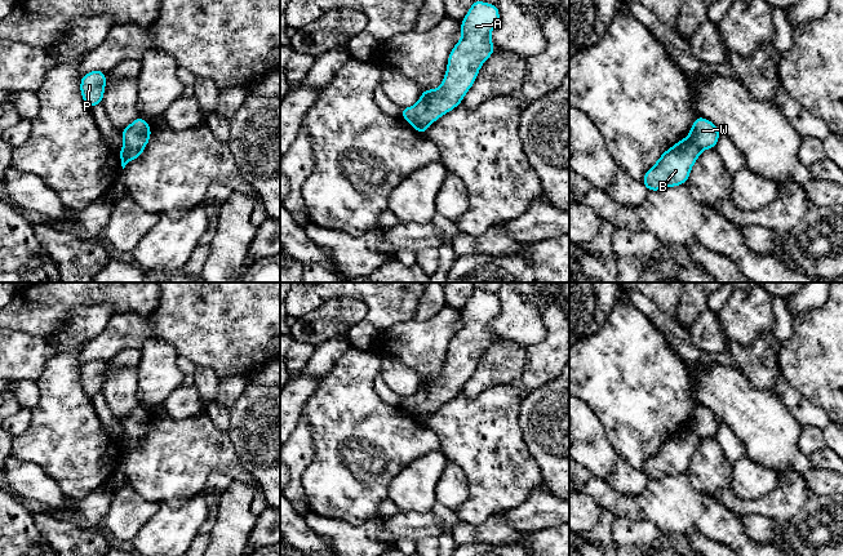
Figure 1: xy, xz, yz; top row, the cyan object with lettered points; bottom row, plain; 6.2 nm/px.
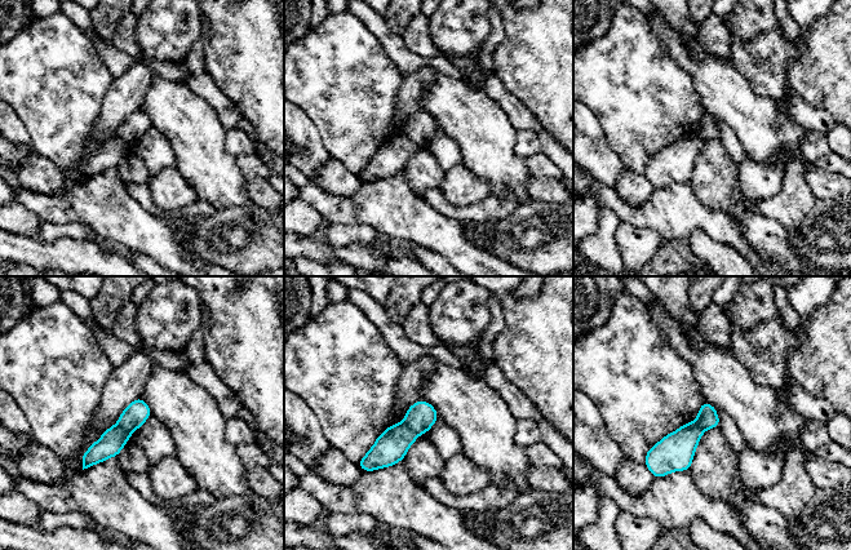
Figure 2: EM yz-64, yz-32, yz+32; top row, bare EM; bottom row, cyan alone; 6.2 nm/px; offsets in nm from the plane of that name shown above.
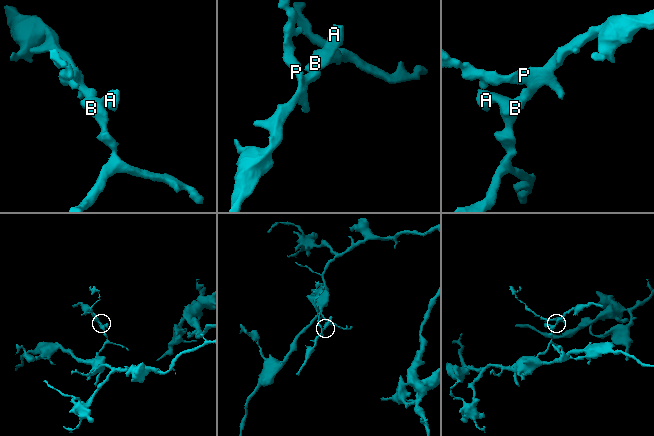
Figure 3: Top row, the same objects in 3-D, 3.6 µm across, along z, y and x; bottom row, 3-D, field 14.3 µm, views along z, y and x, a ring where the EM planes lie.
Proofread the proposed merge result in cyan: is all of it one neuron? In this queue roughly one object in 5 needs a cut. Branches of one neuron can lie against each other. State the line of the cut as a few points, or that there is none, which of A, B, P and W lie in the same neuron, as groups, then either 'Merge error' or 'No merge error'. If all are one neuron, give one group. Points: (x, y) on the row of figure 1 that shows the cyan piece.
Split along xy (124, 146), (143, 148). Groups: A B / P W. Merge error

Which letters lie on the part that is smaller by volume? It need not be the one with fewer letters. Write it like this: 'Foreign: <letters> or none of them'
Foreign: P, W

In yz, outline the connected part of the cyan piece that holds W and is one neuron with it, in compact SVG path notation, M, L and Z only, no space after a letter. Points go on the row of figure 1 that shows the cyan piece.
M698 116L693 120L688 138L701 150L715 148L720 130L707 119Z

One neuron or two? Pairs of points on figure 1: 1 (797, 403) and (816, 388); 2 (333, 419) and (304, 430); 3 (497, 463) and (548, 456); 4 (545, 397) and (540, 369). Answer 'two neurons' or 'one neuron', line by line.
1: two neurons
2: two neurons
3: two neurons
4: two neurons

